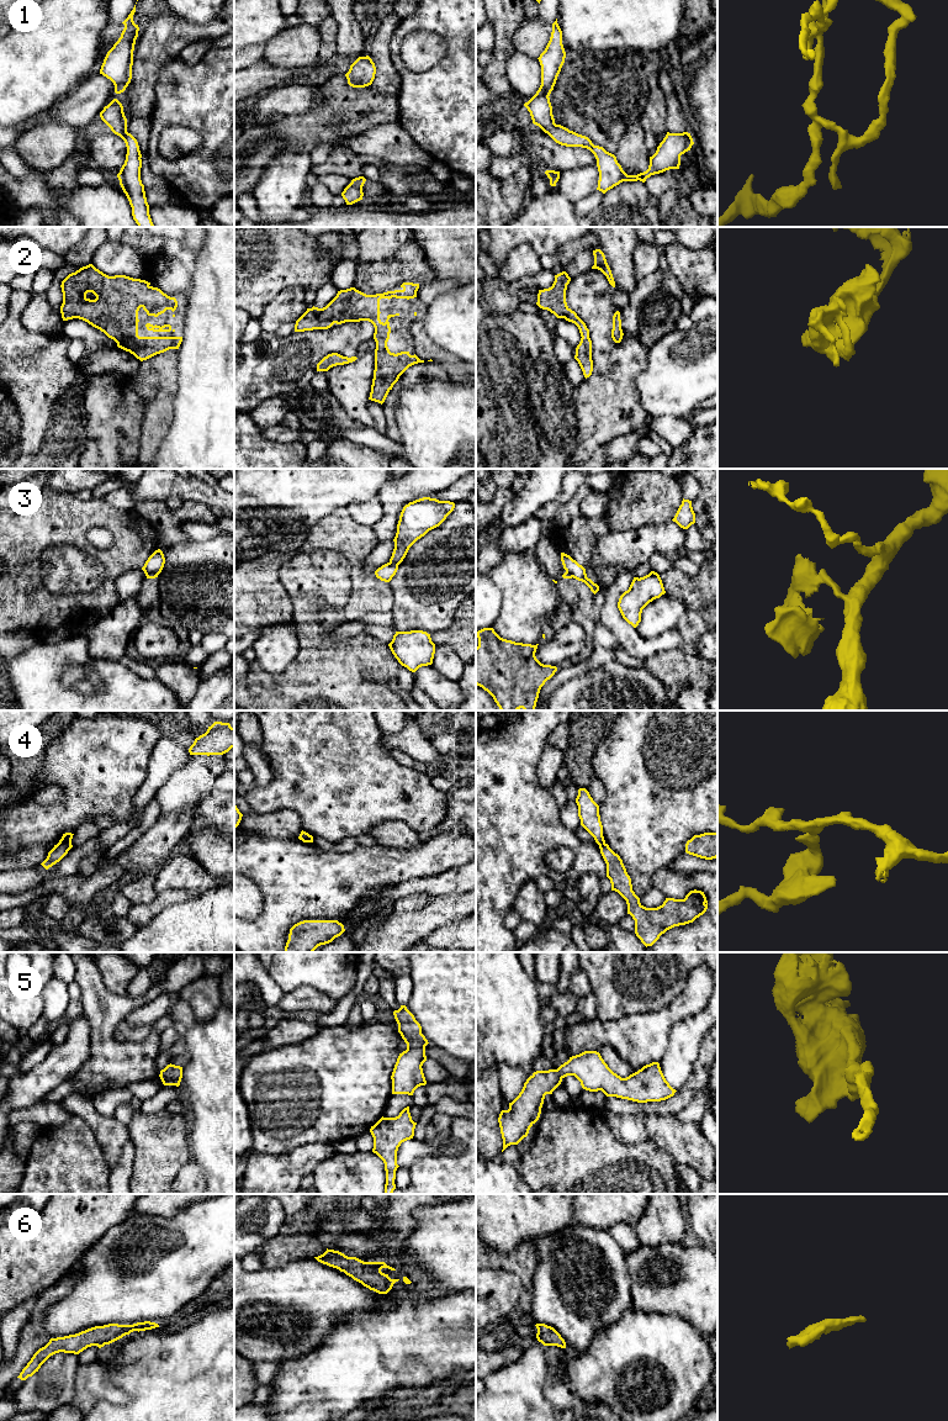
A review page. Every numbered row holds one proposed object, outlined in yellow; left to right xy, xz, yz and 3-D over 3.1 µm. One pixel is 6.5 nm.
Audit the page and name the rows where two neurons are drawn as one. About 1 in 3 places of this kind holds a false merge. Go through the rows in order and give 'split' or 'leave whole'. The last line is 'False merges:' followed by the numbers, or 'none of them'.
1: leave whole
2: leave whole
3: split
4: split
5: leave whole
6: leave whole
False merges: 3, 4

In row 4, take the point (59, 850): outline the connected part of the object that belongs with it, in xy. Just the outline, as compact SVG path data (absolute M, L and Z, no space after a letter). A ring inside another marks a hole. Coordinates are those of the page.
M58 842L54 847L48 852L47 859L41 863L46 870L59 862L68 851L73 847L72 842Z

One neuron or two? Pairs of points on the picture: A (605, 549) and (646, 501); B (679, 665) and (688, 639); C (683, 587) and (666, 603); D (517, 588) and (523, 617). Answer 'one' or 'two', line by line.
A: two
B: two
C: two
D: one

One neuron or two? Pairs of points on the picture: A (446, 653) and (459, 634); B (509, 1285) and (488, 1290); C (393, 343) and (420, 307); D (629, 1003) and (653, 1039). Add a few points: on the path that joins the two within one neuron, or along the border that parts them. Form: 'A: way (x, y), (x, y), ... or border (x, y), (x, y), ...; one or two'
A: border (435, 644), (449, 645), (462, 661); two
B: way (504, 1289), (493, 1290); one
C: way (377, 323), (376, 307), (390, 294), (401, 294); one
D: border (665, 1007), (644, 1013), (630, 1013), (608, 1021); two

